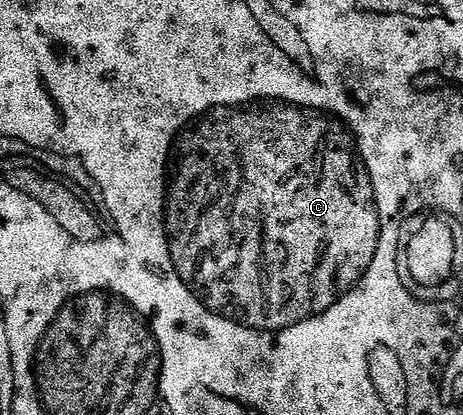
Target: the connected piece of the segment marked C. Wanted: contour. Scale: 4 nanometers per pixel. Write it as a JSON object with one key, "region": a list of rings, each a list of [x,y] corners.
{"region":[[[264,106],[261,108],[264,108],[261,112],[252,112],[256,110],[228,110],[223,114],[212,114],[199,122],[193,123],[179,137],[178,156],[180,152],[180,161],[177,164],[175,161],[174,175],[171,177],[168,189],[166,227],[168,230],[170,254],[176,267],[176,280],[180,280],[180,284],[184,284],[184,292],[188,292],[188,296],[192,296],[192,300],[196,300],[196,304],[200,304],[200,308],[204,308],[204,312],[208,312],[208,316],[216,316],[216,320],[224,320],[224,324],[232,324],[232,328],[240,328],[240,320],[248,320],[248,312],[252,312],[252,308],[244,308],[244,304],[252,304],[252,292],[256,292],[256,288],[252,288],[252,280],[256,280],[256,276],[252,276],[252,272],[292,272],[292,276],[300,276],[300,280],[304,280],[304,276],[308,276],[308,280],[320,280],[320,272],[364,272],[370,270],[370,262],[374,262],[374,254],[378,250],[378,242],[380,241],[380,215],[378,214],[372,179],[368,173],[368,167],[365,166],[360,158],[359,151],[354,143],[354,137],[347,127],[341,121],[327,114],[295,106]]]}

